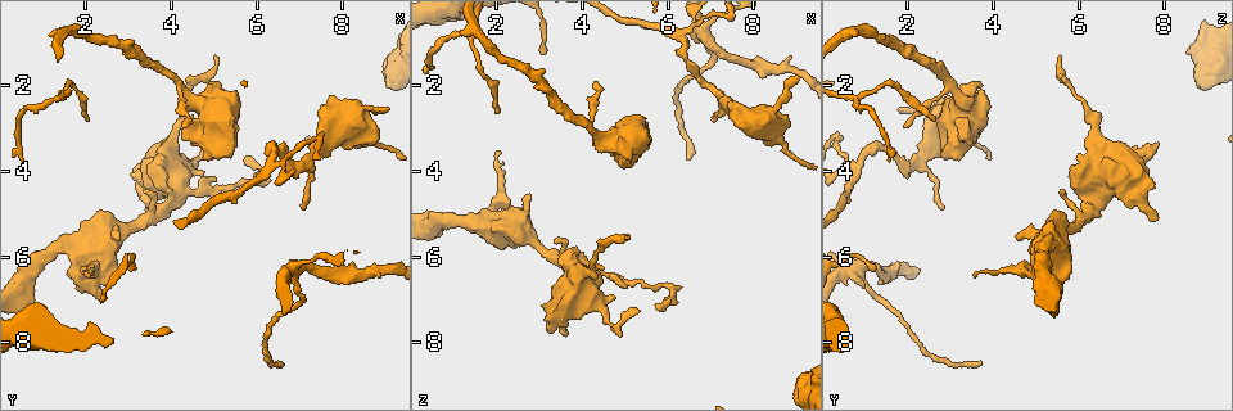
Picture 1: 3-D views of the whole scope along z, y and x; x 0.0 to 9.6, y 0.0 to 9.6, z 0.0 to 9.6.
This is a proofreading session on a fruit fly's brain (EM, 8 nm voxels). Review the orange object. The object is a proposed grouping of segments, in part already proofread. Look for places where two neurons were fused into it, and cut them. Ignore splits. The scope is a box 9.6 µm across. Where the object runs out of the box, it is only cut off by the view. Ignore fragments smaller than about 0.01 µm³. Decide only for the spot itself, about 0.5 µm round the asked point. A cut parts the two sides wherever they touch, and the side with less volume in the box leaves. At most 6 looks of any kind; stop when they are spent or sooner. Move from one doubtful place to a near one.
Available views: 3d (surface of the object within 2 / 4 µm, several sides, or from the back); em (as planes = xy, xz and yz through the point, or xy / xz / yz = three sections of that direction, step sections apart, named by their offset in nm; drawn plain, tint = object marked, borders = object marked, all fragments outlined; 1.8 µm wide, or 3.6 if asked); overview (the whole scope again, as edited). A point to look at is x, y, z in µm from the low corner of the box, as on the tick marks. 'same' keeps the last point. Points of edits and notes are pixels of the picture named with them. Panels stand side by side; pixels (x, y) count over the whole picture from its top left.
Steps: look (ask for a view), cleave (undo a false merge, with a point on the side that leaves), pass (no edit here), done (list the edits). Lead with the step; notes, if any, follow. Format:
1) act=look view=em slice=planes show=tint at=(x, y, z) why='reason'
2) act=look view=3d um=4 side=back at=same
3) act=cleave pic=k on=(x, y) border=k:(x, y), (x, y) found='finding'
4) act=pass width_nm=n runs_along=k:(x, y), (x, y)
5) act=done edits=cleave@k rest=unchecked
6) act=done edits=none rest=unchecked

act=look view=3d um=2 at=(2.10, 6.35, 4.50) why='calibre changes'

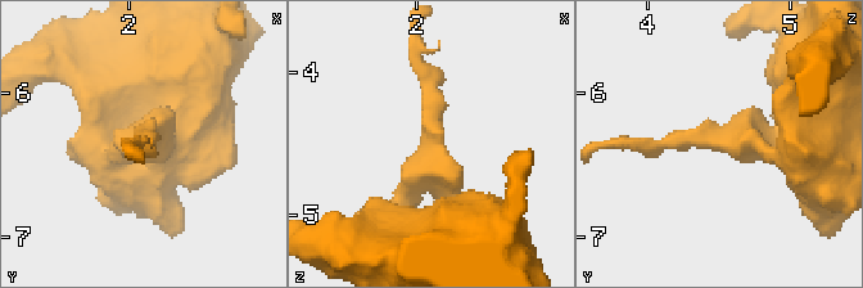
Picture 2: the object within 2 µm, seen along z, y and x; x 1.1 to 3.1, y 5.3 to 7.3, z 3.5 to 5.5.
act=look view=em slice=planes show=tint at=(2.14, 6.32, 4.48)

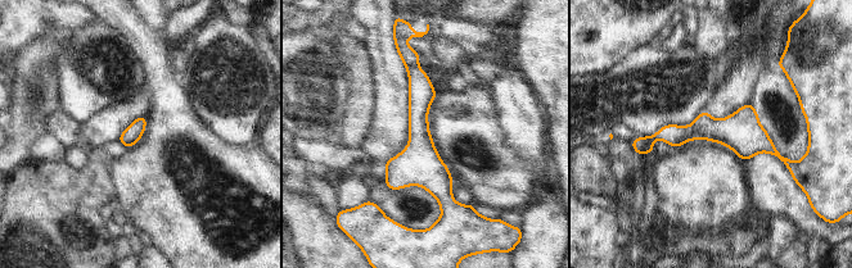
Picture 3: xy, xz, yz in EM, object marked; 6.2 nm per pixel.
act=pass runs_along=3:(411, 59), (420, 163), (445, 209) found='one neuron here'

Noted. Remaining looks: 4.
act=look view=em slice=planes show=tint at=(6.90, 6.30, 0.85) why='looks like a crossing'

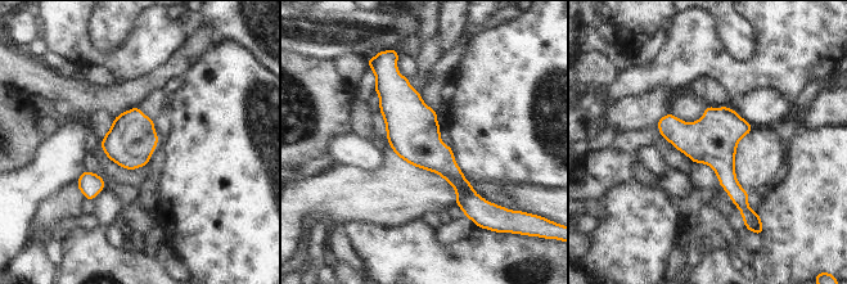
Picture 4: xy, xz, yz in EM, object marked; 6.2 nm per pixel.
act=pass runs_along=4:(384, 79), (468, 207) found='all the same neuron'

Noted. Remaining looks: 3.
act=look view=em slice=yz step=4 show=tint at=(6.35, 3.85, 0.90) why='looks like a crossing'

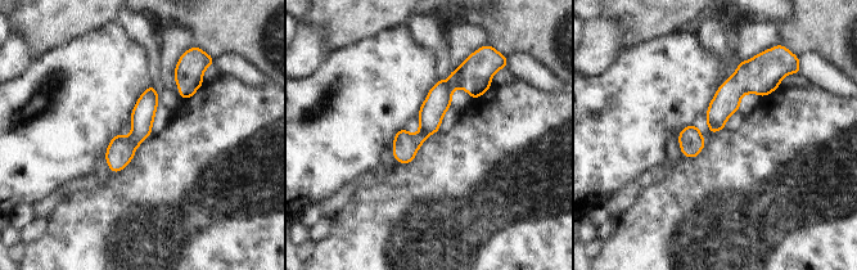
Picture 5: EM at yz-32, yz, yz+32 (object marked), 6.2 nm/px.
act=look view=em slice=planes show=tint at=same why='another direction'

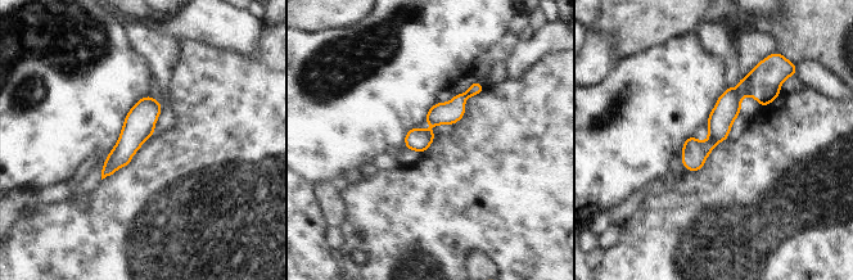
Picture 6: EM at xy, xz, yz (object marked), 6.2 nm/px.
act=pass runs_along=6:(758, 76), (689, 166) found='continuous, no second neuron'

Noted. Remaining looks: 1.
act=done edits=none rest=unchecked

